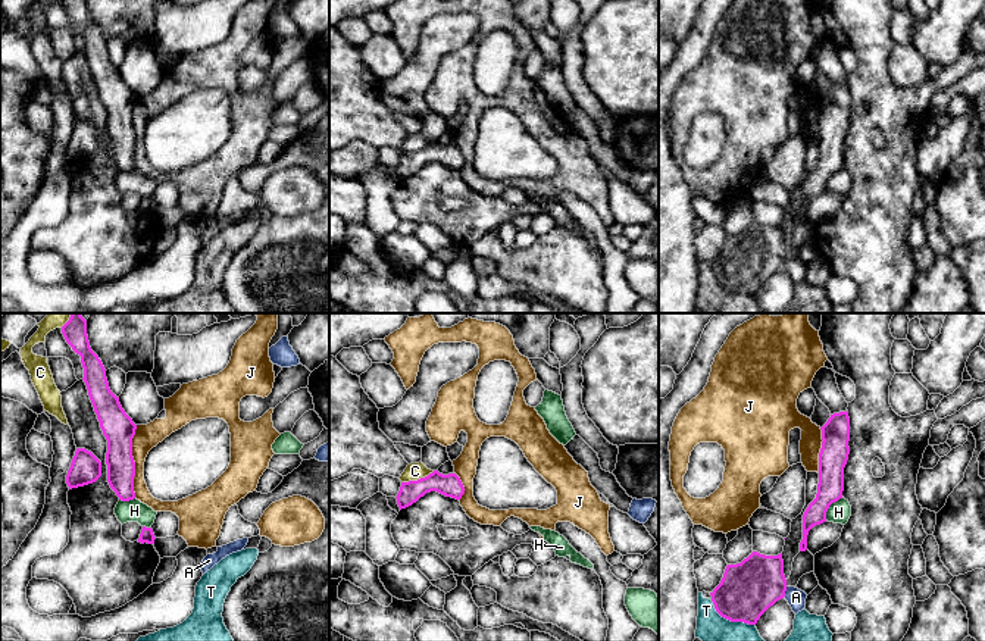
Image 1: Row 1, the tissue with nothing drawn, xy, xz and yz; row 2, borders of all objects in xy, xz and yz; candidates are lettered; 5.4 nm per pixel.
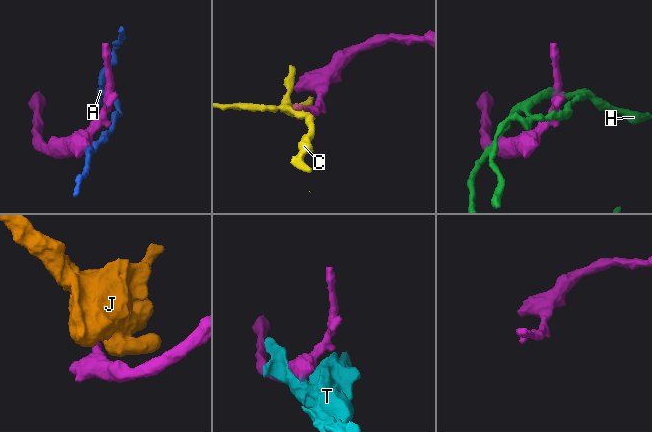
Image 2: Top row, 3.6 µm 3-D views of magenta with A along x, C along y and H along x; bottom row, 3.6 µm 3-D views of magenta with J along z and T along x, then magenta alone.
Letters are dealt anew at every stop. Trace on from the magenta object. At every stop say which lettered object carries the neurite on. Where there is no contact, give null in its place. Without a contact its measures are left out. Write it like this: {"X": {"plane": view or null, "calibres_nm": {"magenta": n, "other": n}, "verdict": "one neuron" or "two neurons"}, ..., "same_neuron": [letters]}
{"A": {"plane": "yz", "calibres_nm": {"magenta": 300, "other": 100}, "verdict": "two neurons"}, "C": {"plane": "xz", "calibres_nm": {"magenta": 130, "other": 100}, "verdict": "two neurons"}, "H": {"plane": "yz", "calibres_nm": {"magenta": 160, "other": 120}, "verdict": "two neurons"}, "J": {"plane": "xy", "calibres_nm": {"magenta": 170, "other": 130}, "verdict": "two neurons"}, "T": {"plane": "yz", "calibres_nm": {"magenta": 300, "other": 240}, "verdict": "two neurons"}, "same_neuron": []}

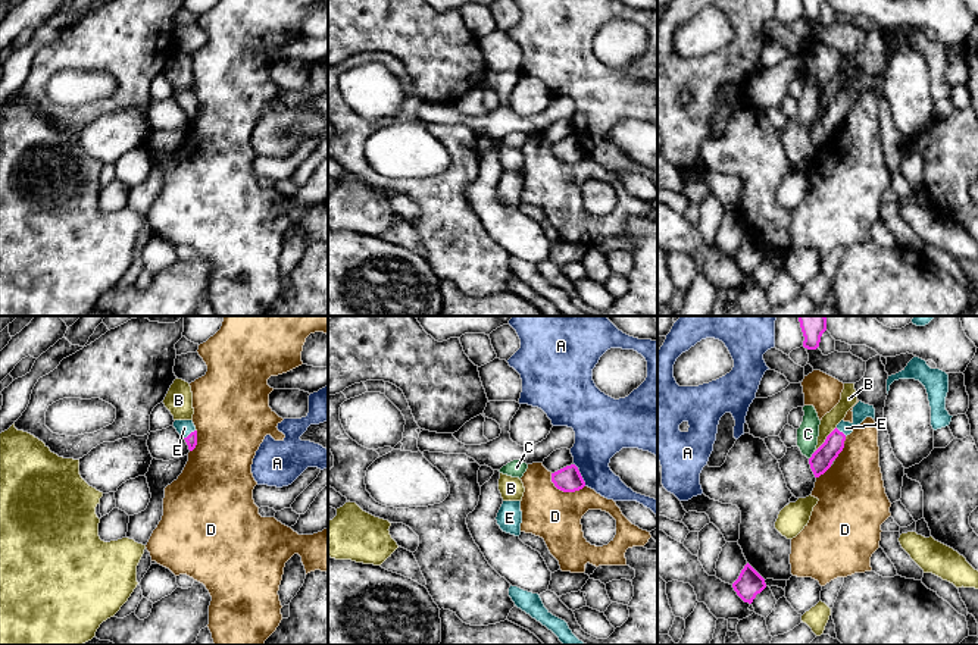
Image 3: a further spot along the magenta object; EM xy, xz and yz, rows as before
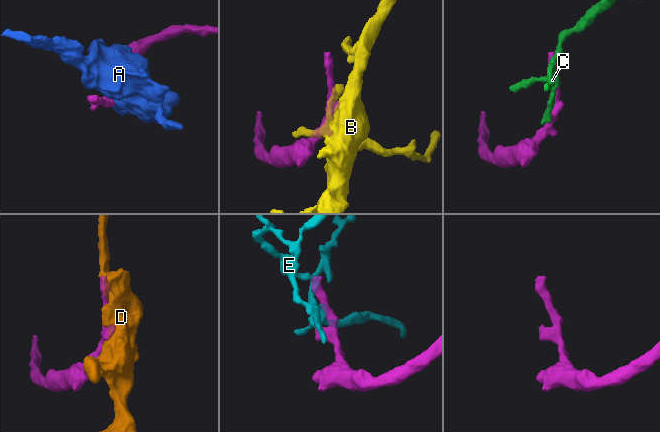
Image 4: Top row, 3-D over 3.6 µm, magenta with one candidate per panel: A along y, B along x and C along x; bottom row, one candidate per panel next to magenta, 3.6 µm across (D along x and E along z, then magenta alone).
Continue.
{"A": {"plane": "xz", "calibres_nm": {"magenta": 140, "other": 260}, "verdict": "two neurons"}, "B": {"plane": "yz", "calibres_nm": {"magenta": 120, "other": 90}, "verdict": "two neurons"}, "C": {"plane": "yz", "calibres_nm": {"magenta": 120, "other": 120}, "verdict": "two neurons"}, "D": {"plane": "xz", "calibres_nm": {"magenta": 140, "other": 280}, "verdict": "two neurons"}, "E": {"plane": "xy", "calibres_nm": {"magenta": 60, "other": 90}, "verdict": "one neuron"}, "same_neuron": ["E"]}

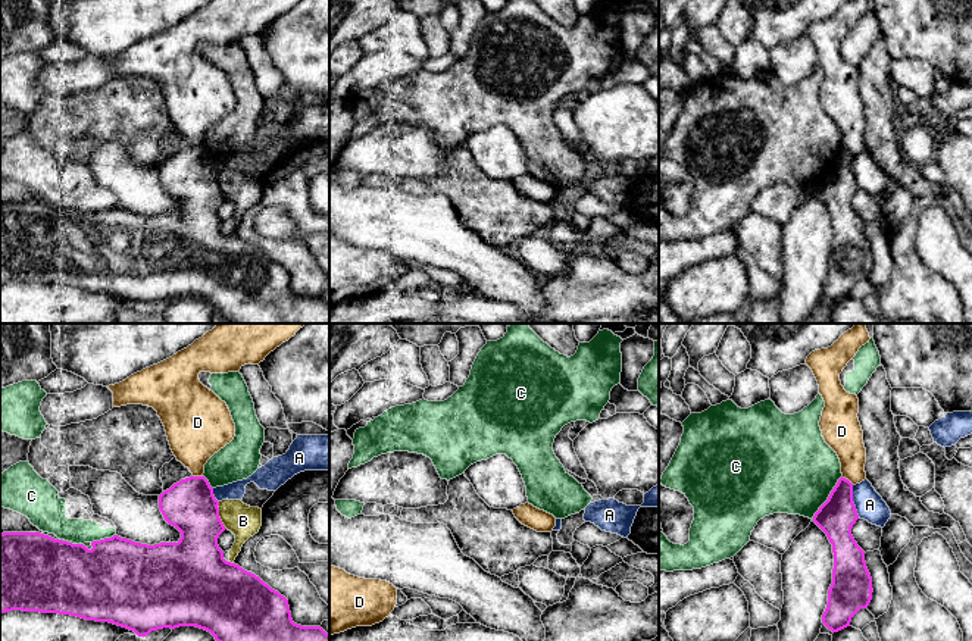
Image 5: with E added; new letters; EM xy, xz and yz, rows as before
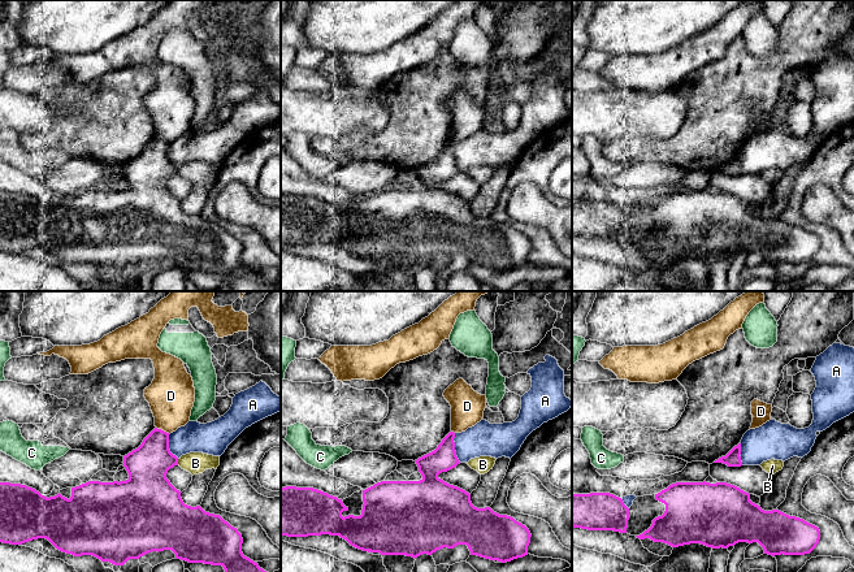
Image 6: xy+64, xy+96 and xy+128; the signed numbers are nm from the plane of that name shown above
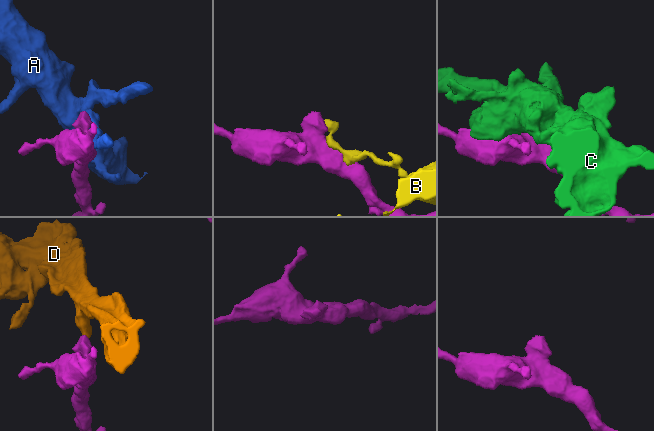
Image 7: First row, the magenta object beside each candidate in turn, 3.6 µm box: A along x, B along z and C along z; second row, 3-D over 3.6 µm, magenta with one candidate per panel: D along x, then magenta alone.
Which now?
{"A": {"plane": "yz", "calibres_nm": {"magenta": 200, "other": 160}, "verdict": "two neurons"}, "B": {"plane": "xy", "calibres_nm": {"magenta": 280, "other": 180}, "verdict": "two neurons"}, "C": {"plane": "yz", "calibres_nm": {"magenta": 200, "other": 460}, "verdict": "two neurons"}, "D": {"plane": "yz", "calibres_nm": {"magenta": 200, "other": 200}, "verdict": "two neurons"}, "same_neuron": []}

